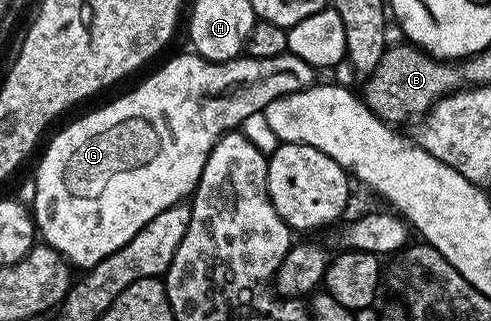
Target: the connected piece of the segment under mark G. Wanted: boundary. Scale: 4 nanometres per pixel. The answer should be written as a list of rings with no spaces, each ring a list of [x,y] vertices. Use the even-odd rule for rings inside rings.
[[[188,54],[189,56],[177,56],[174,60],[169,60],[158,72],[153,72],[138,88],[130,90],[126,96],[121,96],[118,100],[113,100],[110,104],[105,104],[102,108],[97,108],[94,112],[89,112],[86,116],[81,116],[78,120],[73,120],[49,145],[45,148],[45,153],[41,156],[41,161],[37,164],[35,179],[35,198],[31,203],[31,211],[35,221],[36,231],[40,239],[49,247],[56,250],[59,255],[64,256],[74,269],[88,270],[95,267],[100,260],[107,258],[107,254],[118,252],[155,214],[167,210],[171,206],[182,203],[186,198],[192,197],[193,191],[197,189],[199,178],[203,174],[203,166],[207,166],[207,158],[219,142],[219,138],[227,132],[240,129],[241,123],[251,114],[262,111],[275,98],[295,94],[304,88],[310,88],[315,83],[315,70],[307,62],[303,62],[298,56],[276,56],[275,58],[238,58],[236,60],[205,60],[202,56]]]

